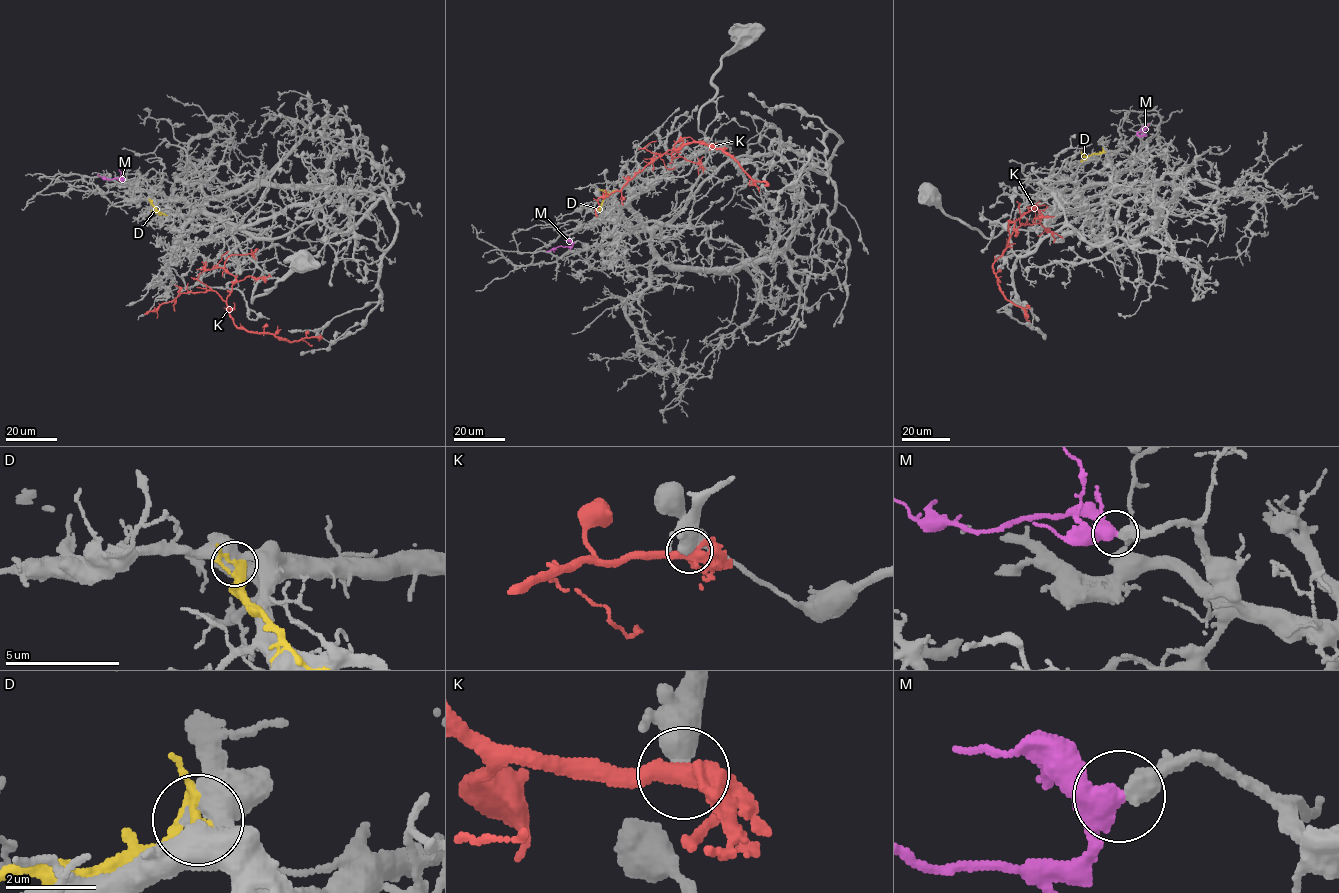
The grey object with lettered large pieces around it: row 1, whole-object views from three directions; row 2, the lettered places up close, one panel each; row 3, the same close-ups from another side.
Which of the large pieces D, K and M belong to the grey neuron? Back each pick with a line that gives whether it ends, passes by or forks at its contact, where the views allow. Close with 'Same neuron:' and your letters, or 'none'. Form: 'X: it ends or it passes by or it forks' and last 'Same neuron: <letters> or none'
M: it passes by
Same neuron: M

